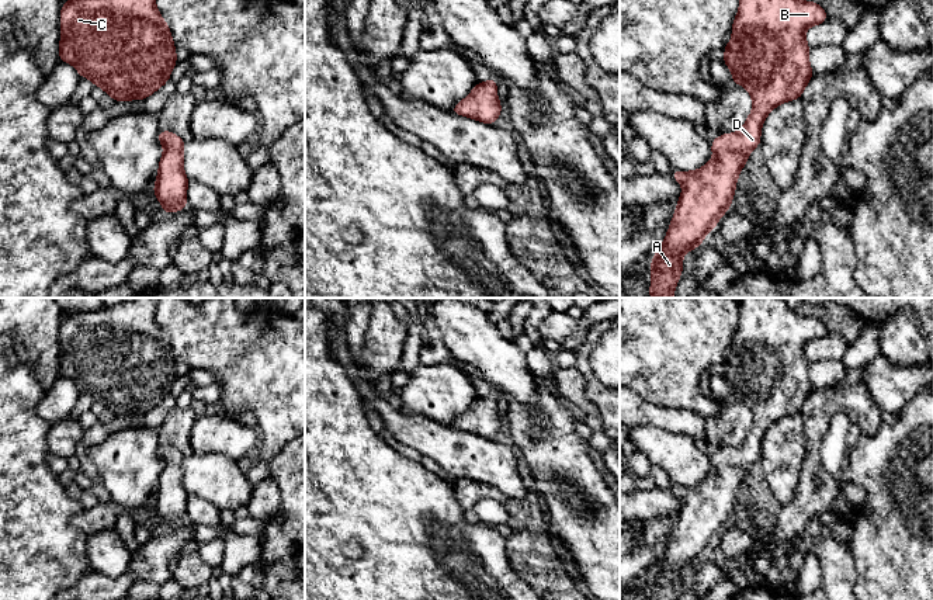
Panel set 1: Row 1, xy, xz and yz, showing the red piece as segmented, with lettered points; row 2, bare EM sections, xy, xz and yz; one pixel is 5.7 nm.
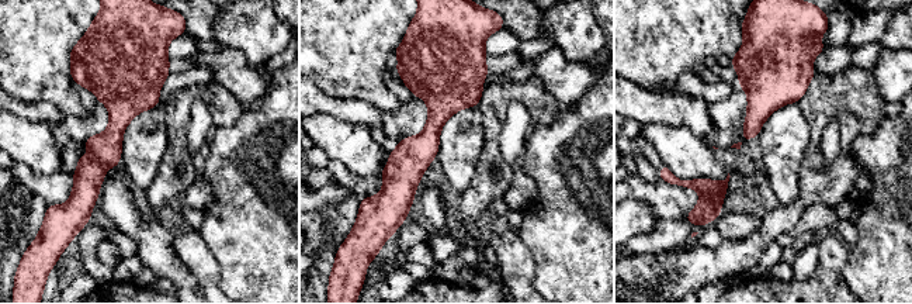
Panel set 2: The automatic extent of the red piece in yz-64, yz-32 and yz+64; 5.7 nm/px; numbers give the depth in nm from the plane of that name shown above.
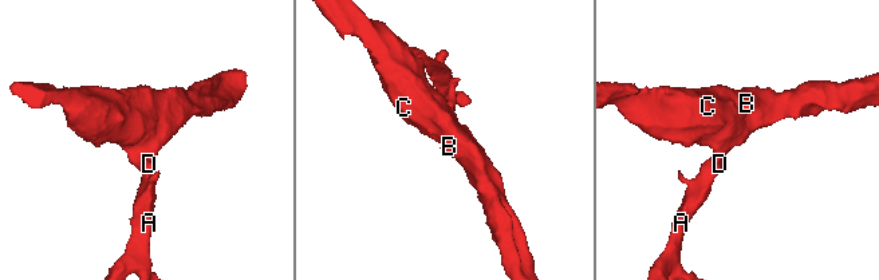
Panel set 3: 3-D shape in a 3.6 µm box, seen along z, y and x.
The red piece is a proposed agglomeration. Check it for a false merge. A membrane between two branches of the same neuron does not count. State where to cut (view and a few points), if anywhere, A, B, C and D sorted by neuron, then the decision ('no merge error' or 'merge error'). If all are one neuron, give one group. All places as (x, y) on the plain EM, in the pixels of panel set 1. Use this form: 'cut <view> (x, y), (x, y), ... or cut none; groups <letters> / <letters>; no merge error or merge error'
cut none; groups A B C D; no merge error

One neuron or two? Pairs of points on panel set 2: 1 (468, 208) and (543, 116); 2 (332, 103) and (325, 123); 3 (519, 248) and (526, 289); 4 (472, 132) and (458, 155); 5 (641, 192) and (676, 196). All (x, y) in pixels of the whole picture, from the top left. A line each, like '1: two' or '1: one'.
1: one
2: two
3: one
4: one
5: one

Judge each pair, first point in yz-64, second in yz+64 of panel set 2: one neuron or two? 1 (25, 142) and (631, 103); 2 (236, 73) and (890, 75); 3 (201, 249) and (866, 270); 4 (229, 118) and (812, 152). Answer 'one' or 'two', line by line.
1: two
2: one
3: two
4: one

